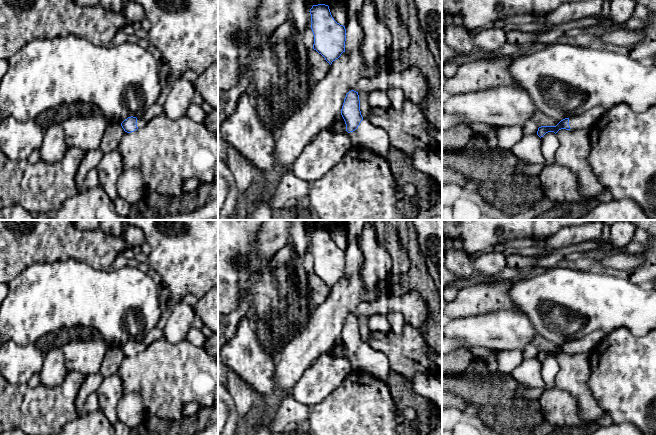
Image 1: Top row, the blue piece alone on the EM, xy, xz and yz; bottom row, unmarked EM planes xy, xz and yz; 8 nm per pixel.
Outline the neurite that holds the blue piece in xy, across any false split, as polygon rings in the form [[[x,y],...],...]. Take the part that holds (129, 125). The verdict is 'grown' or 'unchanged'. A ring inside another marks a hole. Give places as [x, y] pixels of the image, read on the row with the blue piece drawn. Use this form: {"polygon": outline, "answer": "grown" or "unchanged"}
{"polygon": [[[128,117],[125,119],[122,123],[121,126],[124,129],[125,132],[131,133],[137,130],[138,128],[144,127],[147,124],[148,121],[145,119],[141,118],[136,118],[136,117]]], "answer": "grown"}

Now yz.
{"polygon": [[[602,106],[592,107],[590,110],[585,111],[581,115],[572,116],[561,120],[556,126],[541,126],[538,128],[537,135],[541,138],[548,132],[555,134],[561,130],[577,130],[586,129],[590,130],[602,117],[605,109]]], "answer": "grown"}

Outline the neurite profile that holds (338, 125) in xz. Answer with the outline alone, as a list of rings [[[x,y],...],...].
[[[341,114],[337,115],[332,122],[332,124],[328,127],[328,129],[332,133],[343,133],[346,131],[346,124]]]

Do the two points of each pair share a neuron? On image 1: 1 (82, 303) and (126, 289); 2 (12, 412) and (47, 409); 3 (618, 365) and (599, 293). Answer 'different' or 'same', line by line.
1: same
2: same
3: different

